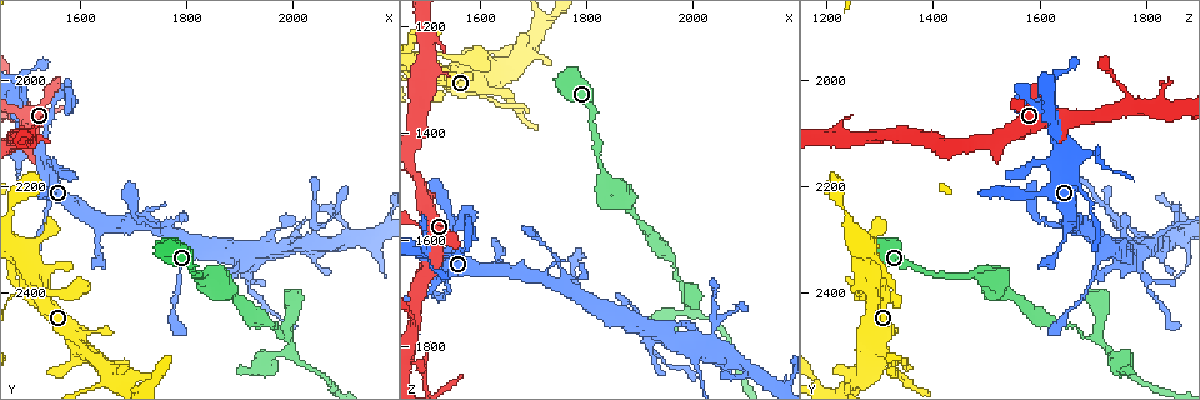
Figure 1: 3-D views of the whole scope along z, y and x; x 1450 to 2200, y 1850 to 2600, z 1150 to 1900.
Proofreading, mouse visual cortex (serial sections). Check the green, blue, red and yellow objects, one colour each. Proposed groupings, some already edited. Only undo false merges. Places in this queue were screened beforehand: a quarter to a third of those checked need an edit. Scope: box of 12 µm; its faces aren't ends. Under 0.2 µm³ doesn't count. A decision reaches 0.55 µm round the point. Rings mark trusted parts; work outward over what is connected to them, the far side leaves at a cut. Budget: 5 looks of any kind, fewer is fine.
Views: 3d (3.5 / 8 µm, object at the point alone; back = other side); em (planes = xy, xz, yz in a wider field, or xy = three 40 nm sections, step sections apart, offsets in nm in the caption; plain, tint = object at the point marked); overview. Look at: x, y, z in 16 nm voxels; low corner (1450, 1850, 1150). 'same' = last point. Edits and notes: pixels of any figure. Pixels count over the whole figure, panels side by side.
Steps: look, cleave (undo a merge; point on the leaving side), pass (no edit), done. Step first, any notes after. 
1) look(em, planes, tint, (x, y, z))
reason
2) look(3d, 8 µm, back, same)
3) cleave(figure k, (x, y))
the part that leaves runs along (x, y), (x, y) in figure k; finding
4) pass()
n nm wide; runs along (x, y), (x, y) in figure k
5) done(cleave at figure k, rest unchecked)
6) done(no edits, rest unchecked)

look(3d, 8 µm, (1520, 2115, 1635))
small branch off a trunk

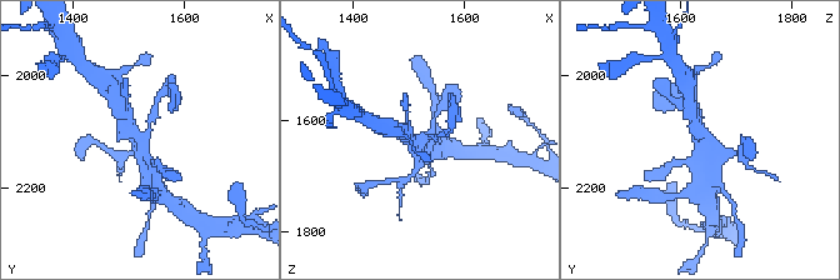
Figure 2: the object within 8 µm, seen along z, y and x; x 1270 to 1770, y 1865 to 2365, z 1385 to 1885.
look(3d, 3.5 µm, back, (1515, 2115, 1635))

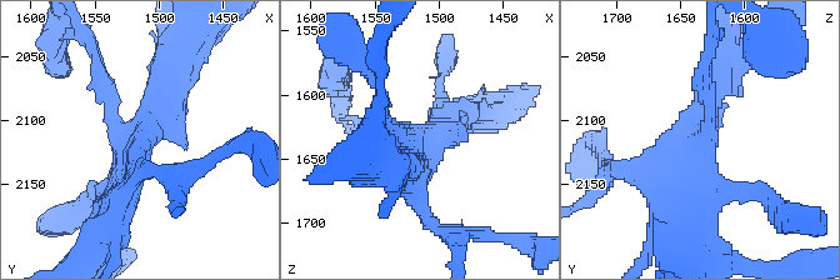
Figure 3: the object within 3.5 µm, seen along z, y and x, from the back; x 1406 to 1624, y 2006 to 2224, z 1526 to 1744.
look(em, xy, step 2, tint, (1522, 2112, 1634))

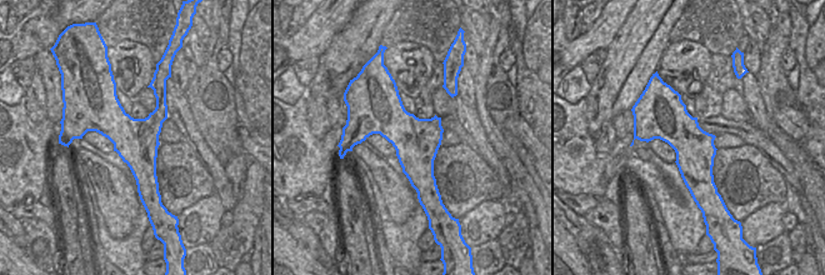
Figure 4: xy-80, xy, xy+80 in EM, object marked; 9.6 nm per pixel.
pass()
3 arms; arms of 150, 350, 400 nm; runs along (118, 209), (129, 144), (175, 68) in figure 3; one cell here

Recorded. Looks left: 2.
look(em, xy, step 1, tint, (1990, 2485, 1705))
sharp bend

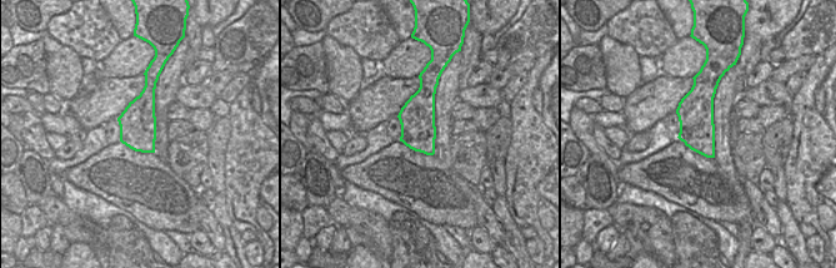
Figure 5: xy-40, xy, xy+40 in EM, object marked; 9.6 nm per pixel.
look(3d, 3.5 µm, same)

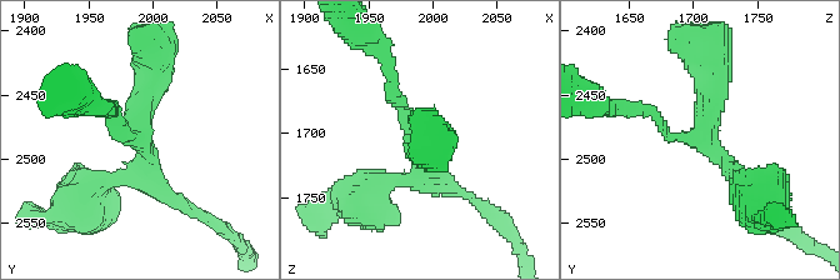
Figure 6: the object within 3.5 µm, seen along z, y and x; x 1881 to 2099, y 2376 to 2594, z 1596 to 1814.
pass()
arms of 150, 200, 200, 300 nm; runs along (638, 108), (740, 181) in figure 6; one cell here

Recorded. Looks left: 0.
done(no edits, rest unchecked)

